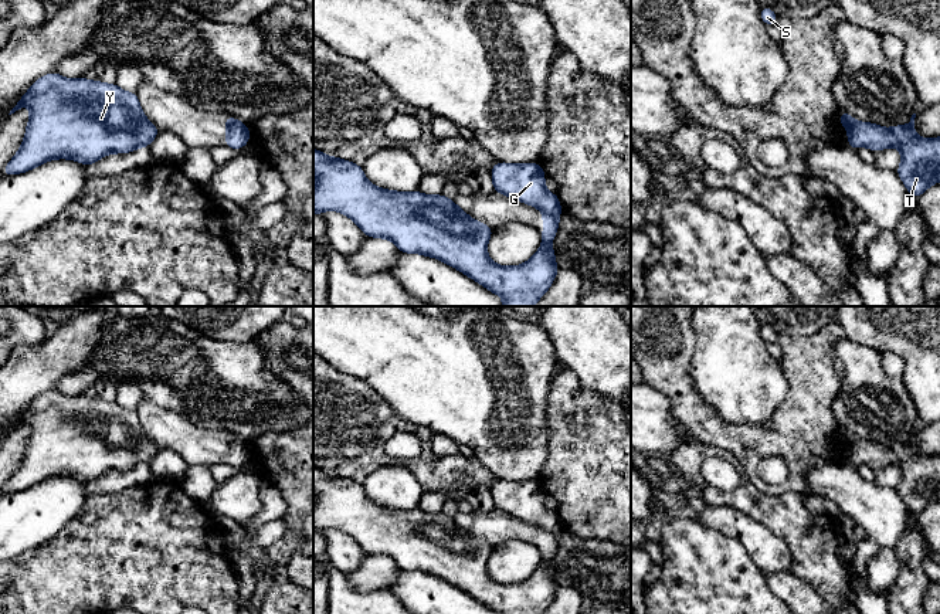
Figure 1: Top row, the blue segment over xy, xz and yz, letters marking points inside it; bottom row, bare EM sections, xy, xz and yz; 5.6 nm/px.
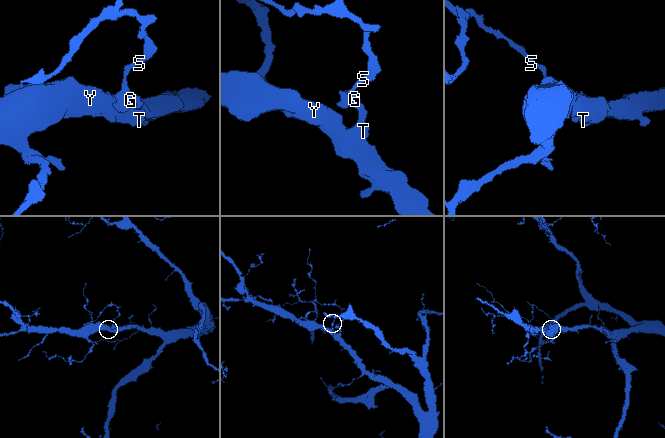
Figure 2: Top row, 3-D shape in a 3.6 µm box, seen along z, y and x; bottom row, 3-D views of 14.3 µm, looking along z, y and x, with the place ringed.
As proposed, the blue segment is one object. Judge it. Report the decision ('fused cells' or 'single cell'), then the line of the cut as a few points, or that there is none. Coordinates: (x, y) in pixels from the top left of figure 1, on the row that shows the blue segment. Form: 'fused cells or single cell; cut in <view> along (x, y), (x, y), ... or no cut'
fused cells; cut in xz along (543, 211), (559, 213)

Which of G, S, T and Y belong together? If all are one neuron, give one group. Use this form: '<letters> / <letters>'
G S / T Y

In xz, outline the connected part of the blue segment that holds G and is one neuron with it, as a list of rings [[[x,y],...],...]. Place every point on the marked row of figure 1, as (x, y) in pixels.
[[[496,162],[491,170],[493,191],[513,200],[533,206],[543,213],[560,213],[561,204],[556,193],[549,193],[544,186],[546,173],[540,163],[503,163]]]

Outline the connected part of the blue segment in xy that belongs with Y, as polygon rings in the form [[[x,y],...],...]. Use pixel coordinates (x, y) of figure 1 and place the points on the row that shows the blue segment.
[[[52,71],[38,78],[9,115],[26,105],[31,108],[26,138],[3,177],[54,159],[89,166],[106,155],[146,149],[162,132],[147,121],[136,94],[84,77],[67,79]]]

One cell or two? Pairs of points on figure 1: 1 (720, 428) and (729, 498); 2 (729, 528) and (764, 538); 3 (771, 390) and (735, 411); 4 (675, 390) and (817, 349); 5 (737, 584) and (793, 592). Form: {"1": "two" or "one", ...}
{"1": "two", "2": "one", "3": "one", "4": "one", "5": "two"}

